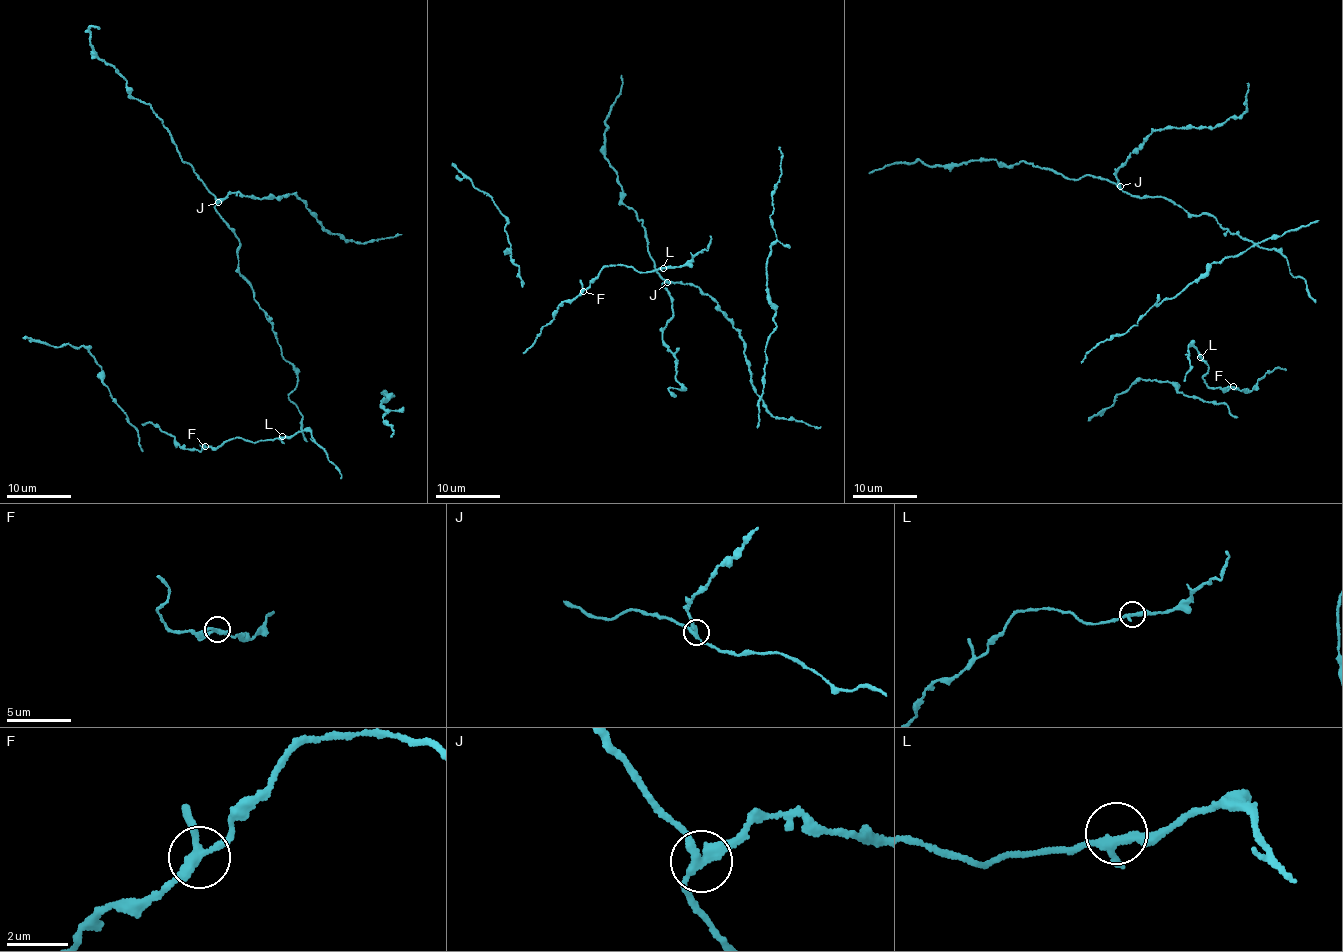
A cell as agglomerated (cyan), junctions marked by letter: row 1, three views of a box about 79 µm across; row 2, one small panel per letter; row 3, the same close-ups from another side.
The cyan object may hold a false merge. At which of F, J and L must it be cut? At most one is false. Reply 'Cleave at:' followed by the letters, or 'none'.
Cleave at: J

